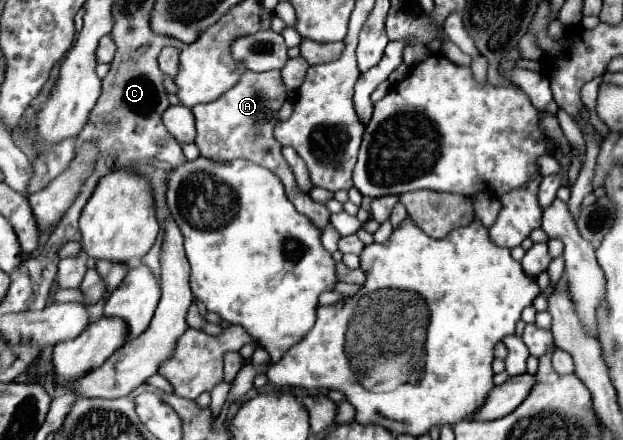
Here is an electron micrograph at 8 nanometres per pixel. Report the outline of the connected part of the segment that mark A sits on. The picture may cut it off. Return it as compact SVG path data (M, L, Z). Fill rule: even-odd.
M245 71L235 87L225 91L219 99L211 103L199 103L191 111L195 115L197 125L197 137L195 145L199 147L201 155L213 161L233 161L233 159L247 159L257 165L267 167L273 171L283 187L287 199L295 205L295 209L303 215L307 215L317 229L325 229L329 225L329 211L323 203L315 203L307 193L303 193L293 177L293 171L289 169L287 161L281 155L281 143L273 139L273 127L277 123L277 113L287 99L285 85L281 81L281 71L267 71L267 73L255 73Z

